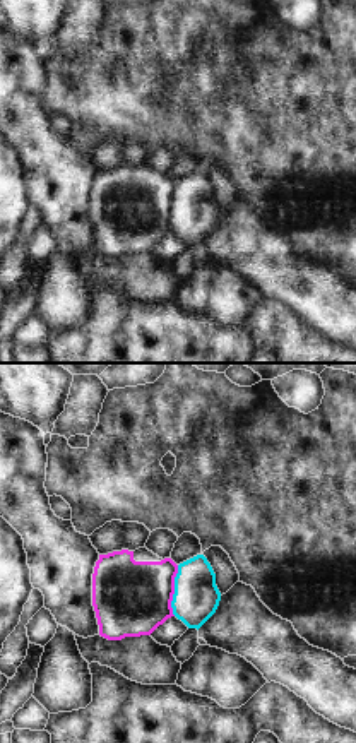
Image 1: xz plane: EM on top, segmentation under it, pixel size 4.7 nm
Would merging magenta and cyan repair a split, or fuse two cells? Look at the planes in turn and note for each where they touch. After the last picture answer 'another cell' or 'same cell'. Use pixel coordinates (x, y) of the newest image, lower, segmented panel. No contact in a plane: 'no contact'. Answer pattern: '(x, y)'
(173, 591)

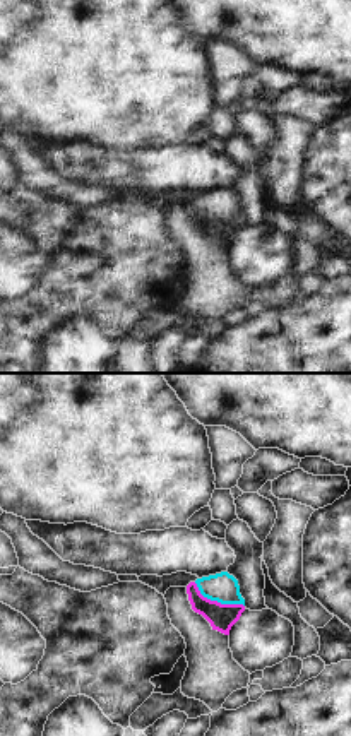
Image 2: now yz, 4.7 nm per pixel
(216, 601)

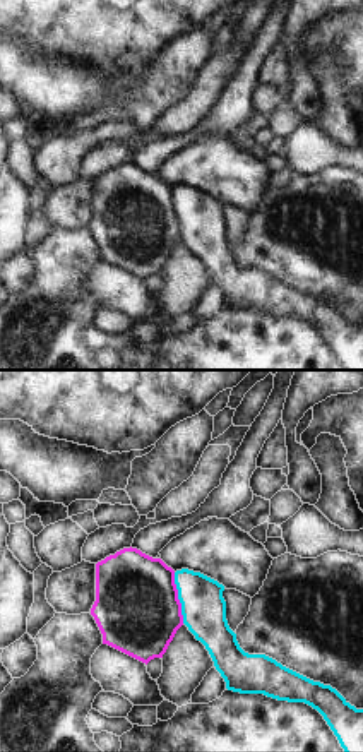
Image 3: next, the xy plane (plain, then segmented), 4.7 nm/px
(177, 598)

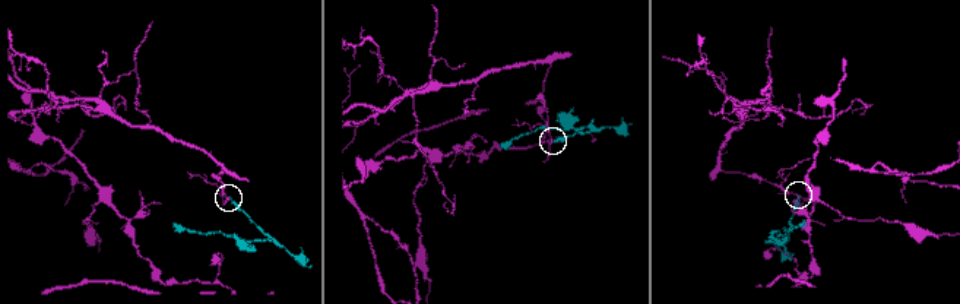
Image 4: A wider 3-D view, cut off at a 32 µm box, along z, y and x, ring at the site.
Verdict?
another cell

